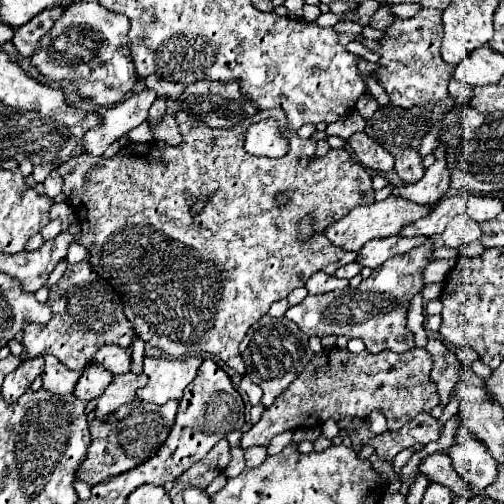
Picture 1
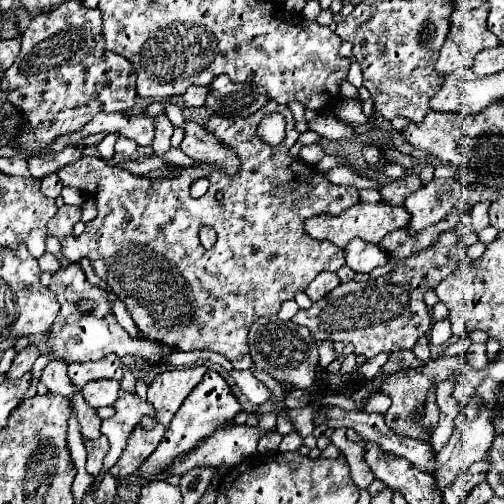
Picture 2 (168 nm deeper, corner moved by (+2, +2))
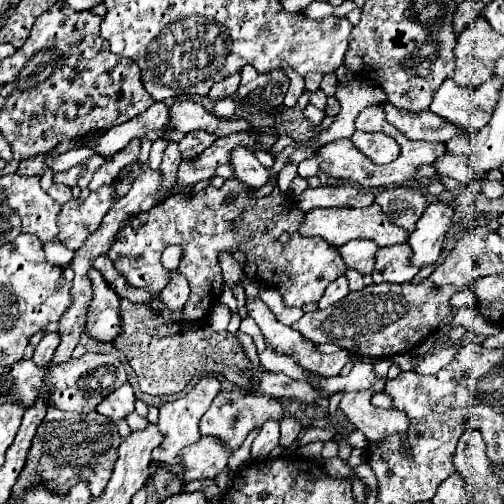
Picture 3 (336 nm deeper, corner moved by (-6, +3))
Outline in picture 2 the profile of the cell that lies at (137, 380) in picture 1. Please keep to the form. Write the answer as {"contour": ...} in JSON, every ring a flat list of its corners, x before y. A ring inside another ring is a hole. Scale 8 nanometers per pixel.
{"contour":[[120,390,118,400,112,404,112,408,116,410,114,416,102,420,102,428,100,428,110,442,110,452,104,458,102,474,106,474,108,468,116,464,132,428,140,424,144,414,152,414,152,406,146,400,142,400,136,392,126,392,126,390]]}

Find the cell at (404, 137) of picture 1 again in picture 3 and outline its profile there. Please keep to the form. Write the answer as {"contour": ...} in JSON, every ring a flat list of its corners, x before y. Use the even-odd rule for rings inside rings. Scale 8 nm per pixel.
{"contour":[[408,187,388,189,388,197,384,197,384,189,380,189,376,193,376,203,390,217,390,221,396,223,398,227,404,227,408,235,414,231,416,221,422,217,428,205,426,197,418,189]]}

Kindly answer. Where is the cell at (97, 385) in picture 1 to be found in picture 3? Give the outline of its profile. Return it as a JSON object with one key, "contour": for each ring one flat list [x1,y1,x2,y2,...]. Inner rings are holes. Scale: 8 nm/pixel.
{"contour":[[124,383,120,389,116,389,114,393,110,393,98,407,96,411,110,417,112,421,122,421,126,419,126,415,130,415,134,411,134,389,130,383]]}

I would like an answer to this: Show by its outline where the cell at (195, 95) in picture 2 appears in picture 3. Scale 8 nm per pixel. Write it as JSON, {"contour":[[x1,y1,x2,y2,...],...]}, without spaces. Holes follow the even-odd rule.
{"contour":[[234,73,234,75,230,75,230,77,226,77,226,79,218,81,218,83,214,83,214,87,210,89,210,97,212,99,226,99,226,97,230,97,230,95,236,93,238,85,240,85,240,73]]}

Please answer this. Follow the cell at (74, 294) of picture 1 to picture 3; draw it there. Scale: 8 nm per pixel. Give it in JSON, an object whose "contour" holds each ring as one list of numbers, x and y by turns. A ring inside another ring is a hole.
{"contour":[[92,269,90,279,94,283,94,301,88,309,88,325,86,333,92,339,100,339,110,343,120,333,120,297,114,289,104,281,102,273]]}

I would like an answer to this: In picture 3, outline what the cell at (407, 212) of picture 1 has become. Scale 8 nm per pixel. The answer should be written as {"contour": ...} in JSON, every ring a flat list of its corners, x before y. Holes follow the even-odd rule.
{"contour":[[372,203,370,207,364,209,312,209,304,215,304,221,298,229,298,233,302,237,322,237,324,241,328,241,330,245,344,245,346,241,352,239,370,239,374,241,378,247,390,247,390,245,398,245,404,243,408,239,408,233,400,227,396,227,388,215,380,209,380,205]]}

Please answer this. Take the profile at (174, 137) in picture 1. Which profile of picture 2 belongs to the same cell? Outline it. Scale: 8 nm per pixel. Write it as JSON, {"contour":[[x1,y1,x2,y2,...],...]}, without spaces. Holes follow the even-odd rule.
{"contour":[[192,120,184,122,184,140,180,144,180,150,198,162,210,162,218,166,230,176,240,168,236,154,226,146,220,146,220,142,216,142,216,138,208,134,202,124]]}

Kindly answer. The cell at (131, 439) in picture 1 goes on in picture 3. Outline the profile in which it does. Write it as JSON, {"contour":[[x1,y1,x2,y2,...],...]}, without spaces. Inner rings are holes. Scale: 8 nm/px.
{"contour":[[50,409,46,413,46,419,40,423,40,429,36,431,36,437,32,439,26,467,12,487,10,497,24,497,24,489,28,489,28,485,34,485,36,475,38,485,48,485,52,493,68,493,68,489,80,479,88,481,92,497,100,497,106,489,106,483,110,481,120,441,122,437,118,435,116,423,96,411,80,415]]}

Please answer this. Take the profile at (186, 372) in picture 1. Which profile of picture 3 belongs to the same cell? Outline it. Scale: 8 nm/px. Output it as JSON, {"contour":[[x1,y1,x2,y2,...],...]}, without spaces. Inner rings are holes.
{"contour":[[204,377,200,379,194,389,190,393,186,393,184,397,176,399,176,401,170,401,166,405,160,407,160,419,158,419,158,429,160,433,164,435,164,441,158,449,152,451,152,457,154,461,162,461,162,463,168,463,168,465,176,465,180,463,180,451,192,443,196,443,200,439,200,429,198,429,198,423,200,423,200,417,208,411,208,407,212,405,214,397,220,393,220,383,218,379,214,377]]}

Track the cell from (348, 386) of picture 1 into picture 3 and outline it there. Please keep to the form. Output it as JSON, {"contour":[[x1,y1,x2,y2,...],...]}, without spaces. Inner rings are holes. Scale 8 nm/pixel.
{"contour":[[200,437,198,443,186,447,182,453,182,465,186,467,186,481,192,479,214,479,226,469,230,451,224,449,222,441,216,437]]}

